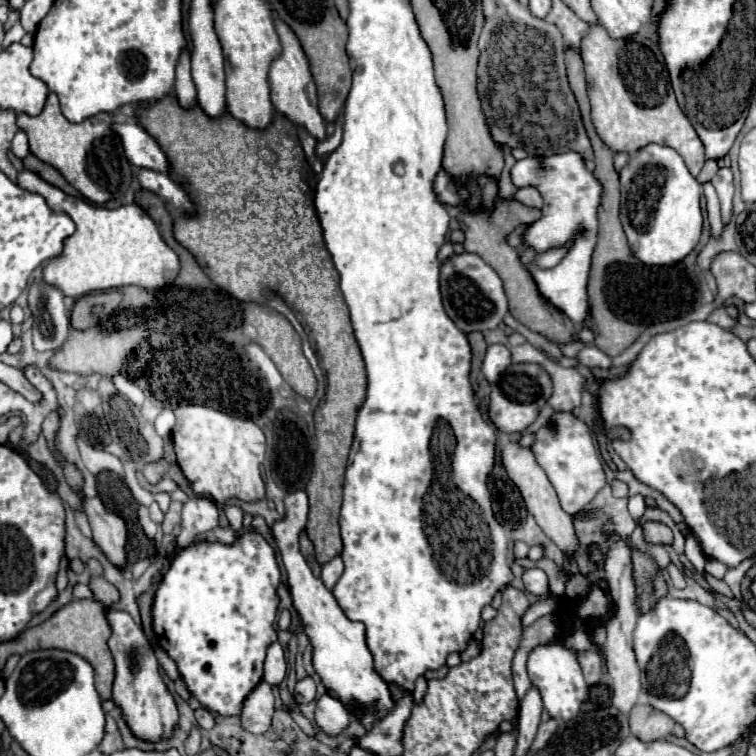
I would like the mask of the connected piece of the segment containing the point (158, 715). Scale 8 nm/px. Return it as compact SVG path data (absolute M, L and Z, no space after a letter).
M115 607L105 609L105 617L111 625L111 637L109 637L109 649L115 659L115 683L113 683L113 701L123 709L123 717L129 725L129 729L145 741L159 741L171 735L175 723L177 723L177 707L167 691L161 673L159 663L153 655L153 649L141 631L139 625L131 619L129 613L119 611Z

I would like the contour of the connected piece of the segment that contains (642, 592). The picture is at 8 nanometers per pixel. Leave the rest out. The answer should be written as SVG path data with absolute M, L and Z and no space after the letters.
M633 551L633 577L637 585L639 611L647 611L659 597L667 595L667 583L661 569L651 557L639 551Z

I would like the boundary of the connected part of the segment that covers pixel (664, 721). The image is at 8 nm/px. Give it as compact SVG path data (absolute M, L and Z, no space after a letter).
M635 705L629 713L631 733L641 741L657 741L665 739L667 735L685 737L681 725L677 725L669 715L649 707L649 705Z

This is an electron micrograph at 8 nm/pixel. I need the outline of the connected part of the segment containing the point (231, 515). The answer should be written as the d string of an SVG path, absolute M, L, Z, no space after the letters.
M225 503L225 505L223 505L223 511L225 511L231 527L233 527L233 529L241 529L241 523L243 523L243 511L241 511L241 507L239 507L239 505L229 505L229 503Z

